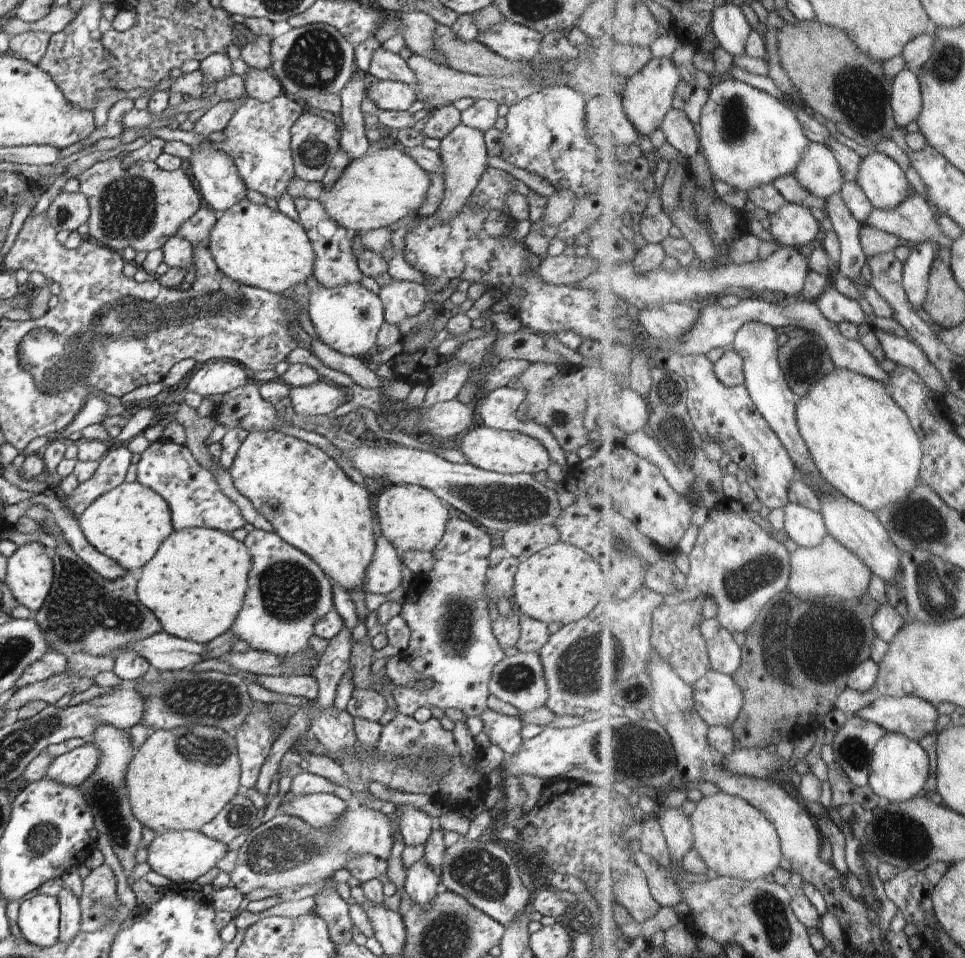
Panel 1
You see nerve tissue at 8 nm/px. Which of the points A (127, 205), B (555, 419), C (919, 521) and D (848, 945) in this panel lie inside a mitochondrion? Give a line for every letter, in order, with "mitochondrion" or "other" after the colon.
A: mitochondrion
B: mitochondrion
C: mitochondrion
D: other

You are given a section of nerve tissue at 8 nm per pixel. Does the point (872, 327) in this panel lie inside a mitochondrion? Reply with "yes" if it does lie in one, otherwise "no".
no

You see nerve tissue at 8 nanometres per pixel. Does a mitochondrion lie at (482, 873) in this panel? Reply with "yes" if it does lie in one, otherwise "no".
yes

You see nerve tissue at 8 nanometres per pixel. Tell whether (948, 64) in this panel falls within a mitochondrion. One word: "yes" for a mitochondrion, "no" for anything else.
yes

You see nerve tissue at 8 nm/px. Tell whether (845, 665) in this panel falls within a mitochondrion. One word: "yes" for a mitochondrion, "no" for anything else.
no

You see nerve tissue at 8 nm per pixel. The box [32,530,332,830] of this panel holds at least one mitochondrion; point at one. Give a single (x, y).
(82, 605)

